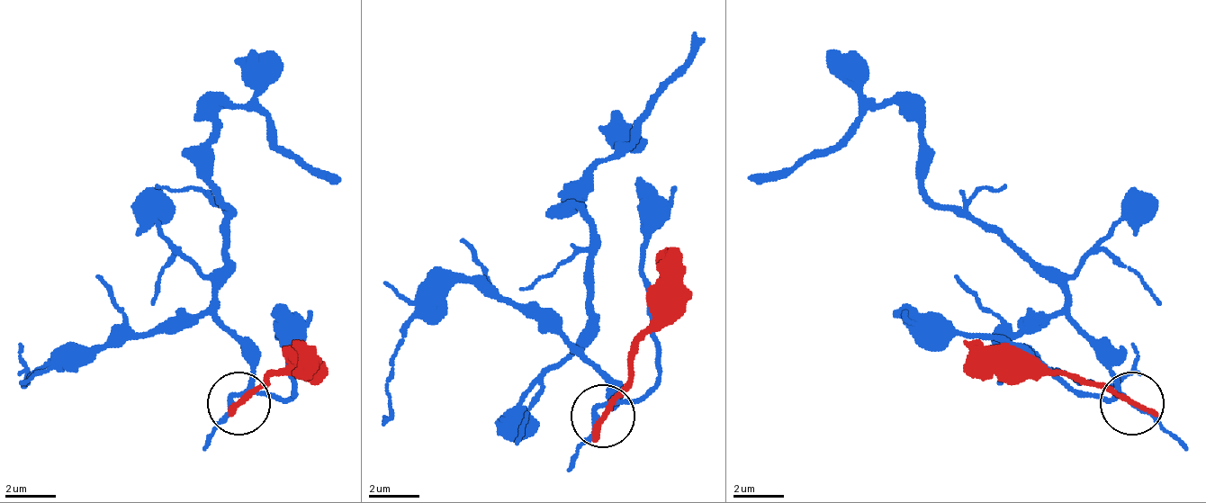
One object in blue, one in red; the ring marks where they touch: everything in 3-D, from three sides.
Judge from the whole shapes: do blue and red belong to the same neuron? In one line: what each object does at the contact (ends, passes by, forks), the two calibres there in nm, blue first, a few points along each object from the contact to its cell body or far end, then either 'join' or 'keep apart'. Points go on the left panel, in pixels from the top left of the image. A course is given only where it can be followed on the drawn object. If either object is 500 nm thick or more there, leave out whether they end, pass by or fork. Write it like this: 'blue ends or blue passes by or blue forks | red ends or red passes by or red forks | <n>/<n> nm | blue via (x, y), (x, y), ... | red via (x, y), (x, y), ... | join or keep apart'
blue passes by | red ends | 170/280 nm | blue via (237, 405), (249, 347), (218, 316), (211, 119), (256, 106), (307, 170), (332, 176) | red via (237, 405), (288, 360), (294, 360), (307, 341) | keep apart

